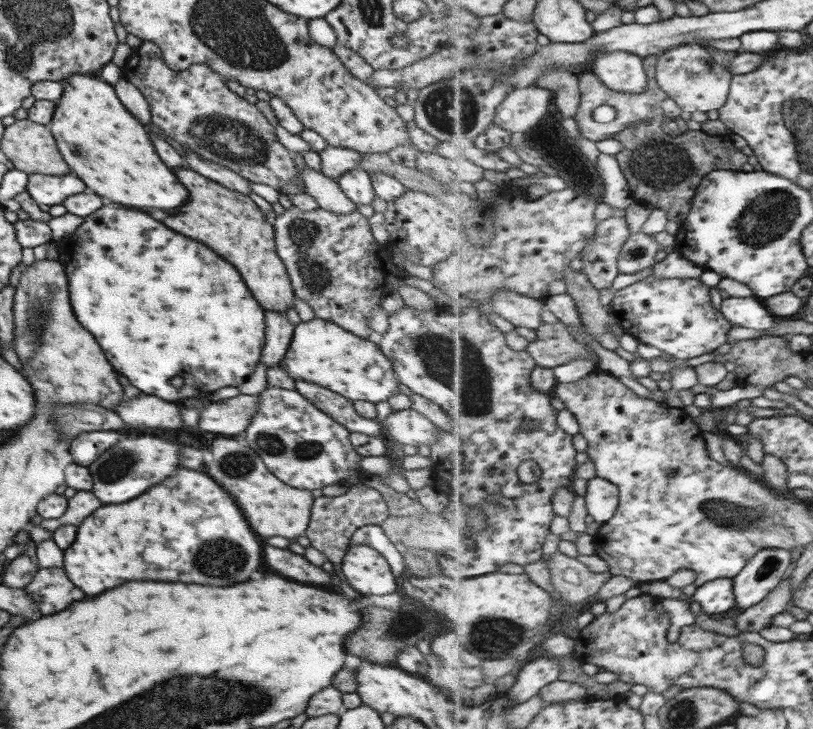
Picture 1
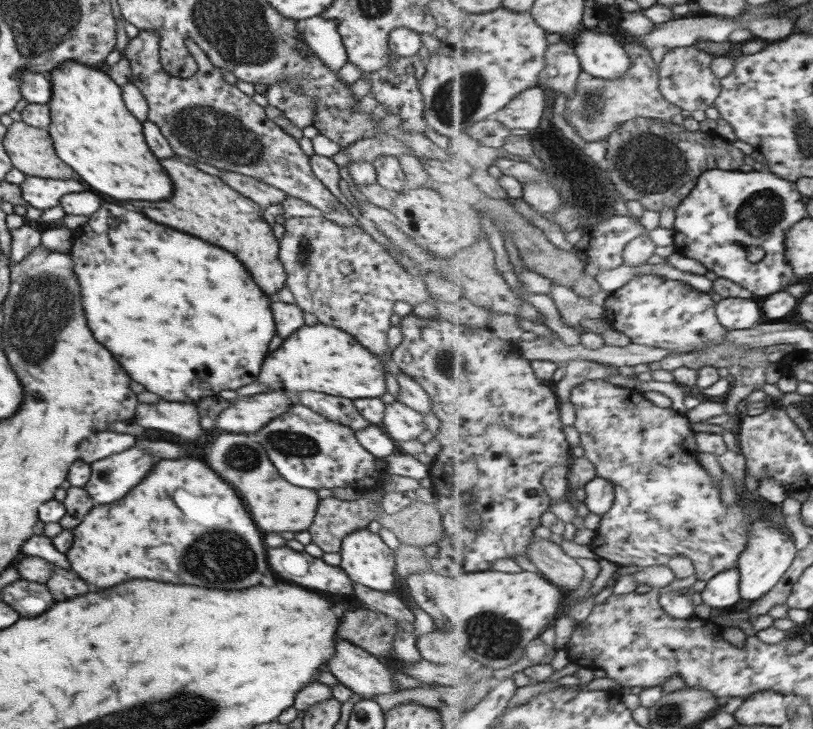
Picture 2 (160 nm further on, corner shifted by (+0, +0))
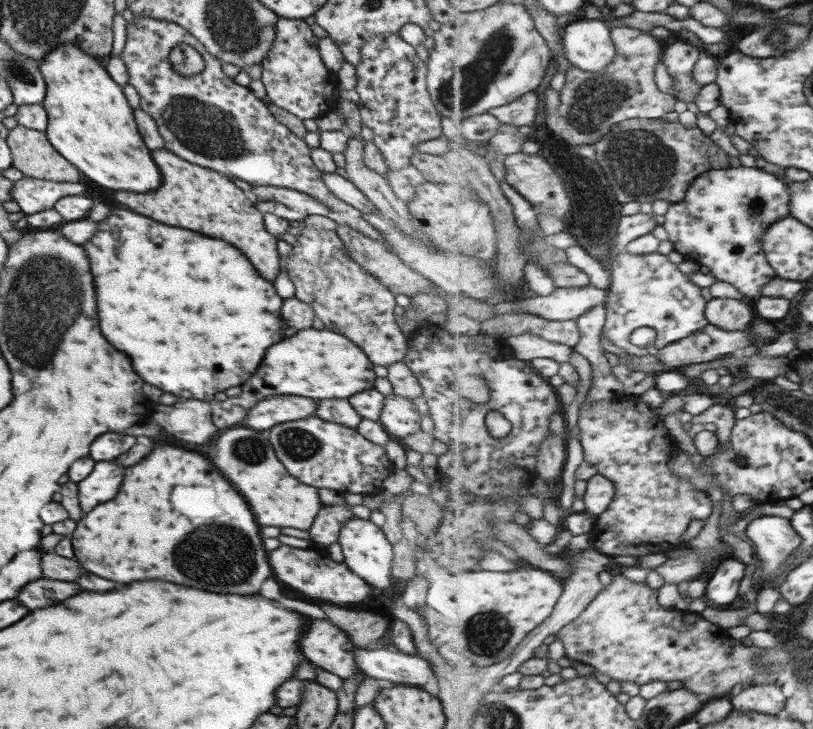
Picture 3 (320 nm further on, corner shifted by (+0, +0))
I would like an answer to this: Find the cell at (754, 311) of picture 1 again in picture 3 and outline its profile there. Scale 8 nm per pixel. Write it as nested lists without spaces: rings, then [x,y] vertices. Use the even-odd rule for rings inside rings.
[[[712,298],[706,308],[708,321],[723,330],[749,330],[755,314],[743,300]]]

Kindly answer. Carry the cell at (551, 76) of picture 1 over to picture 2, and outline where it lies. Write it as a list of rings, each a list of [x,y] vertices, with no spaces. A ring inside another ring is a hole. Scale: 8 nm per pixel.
[[[566,40],[549,44],[547,64],[555,70],[543,70],[541,73],[541,87],[549,87],[568,97],[575,89],[580,74],[584,71],[580,59],[570,48]]]

